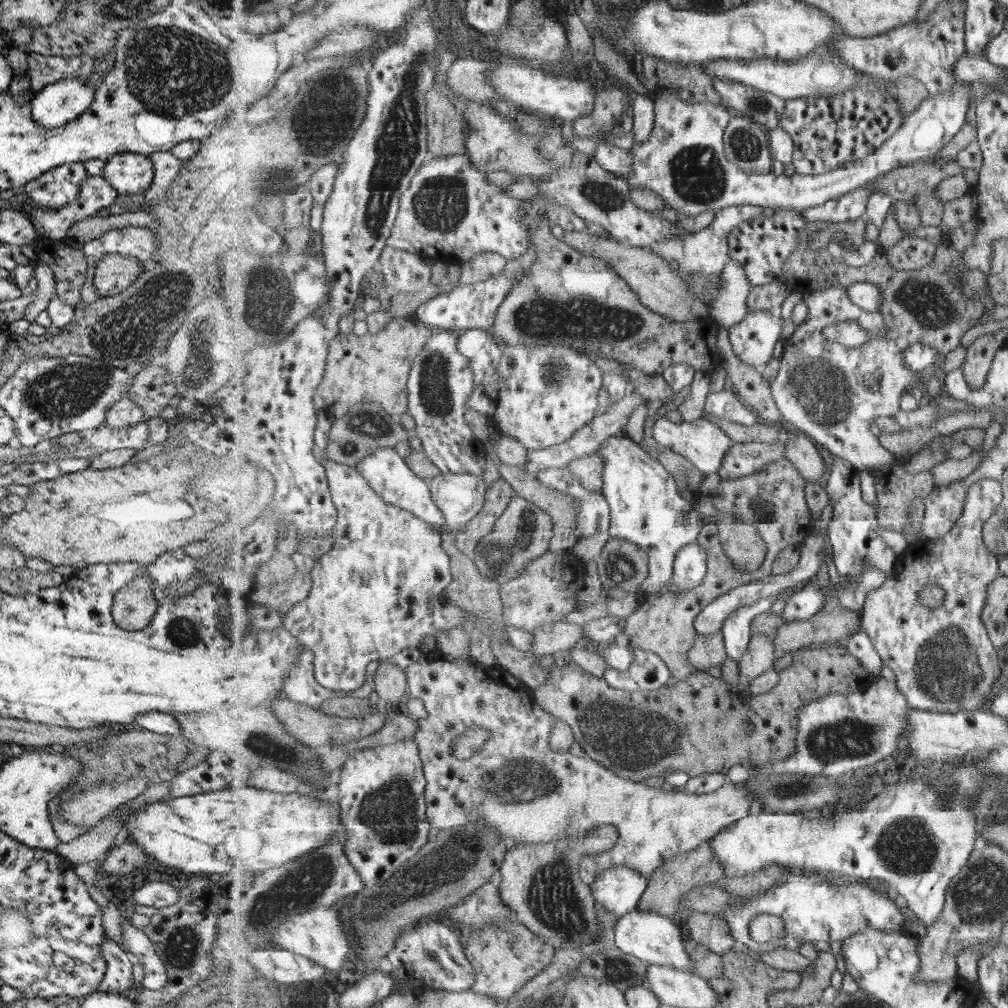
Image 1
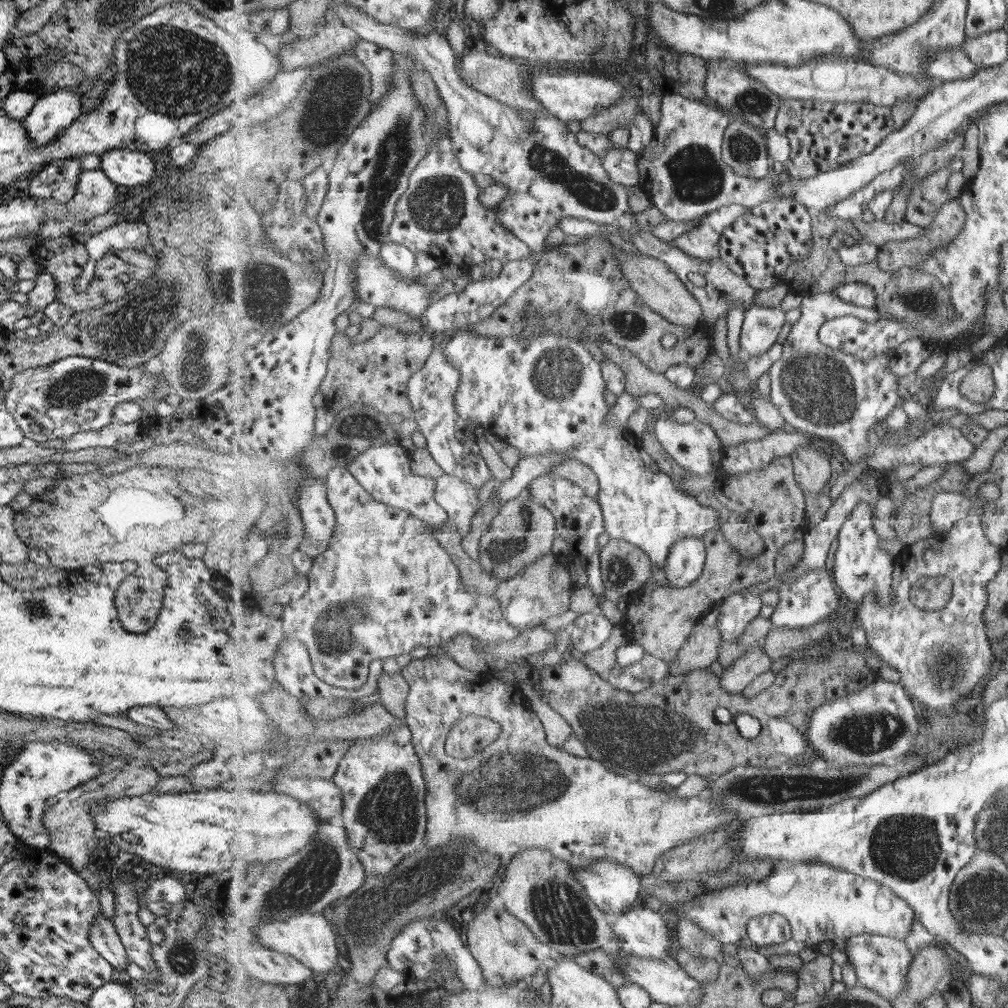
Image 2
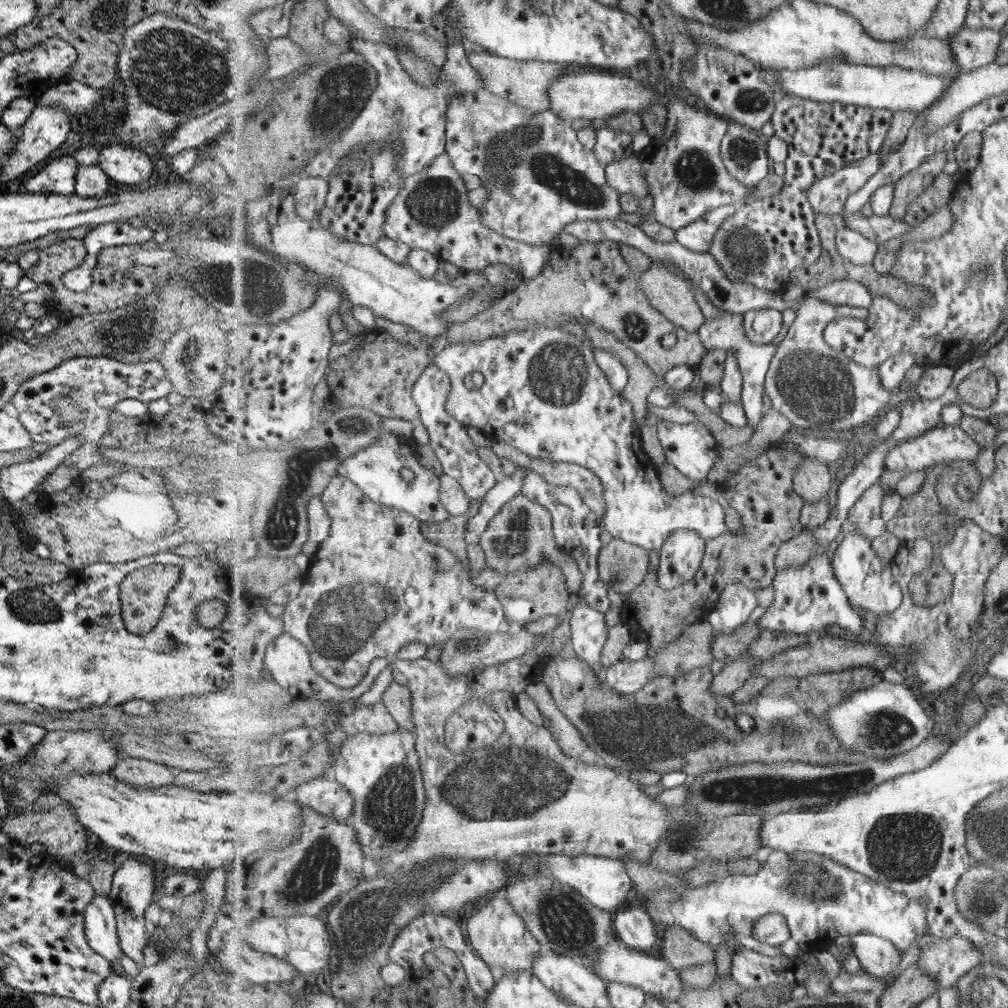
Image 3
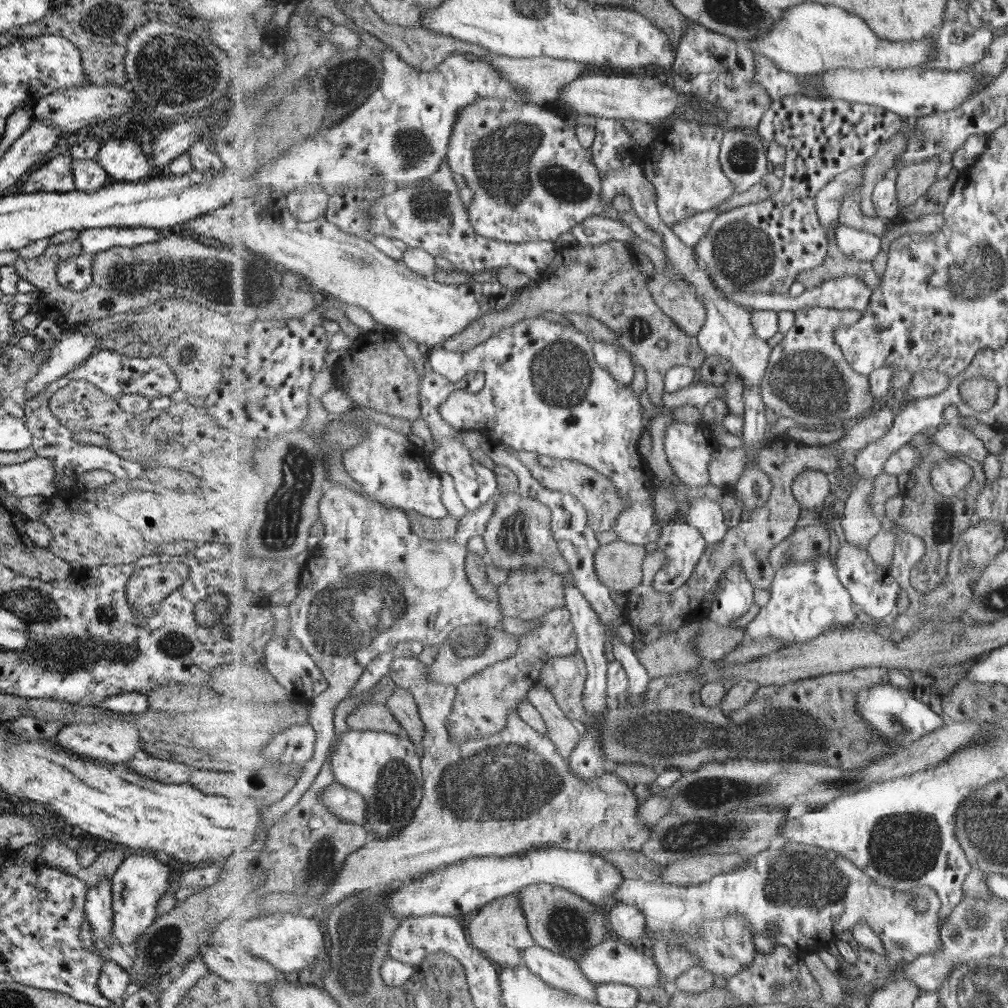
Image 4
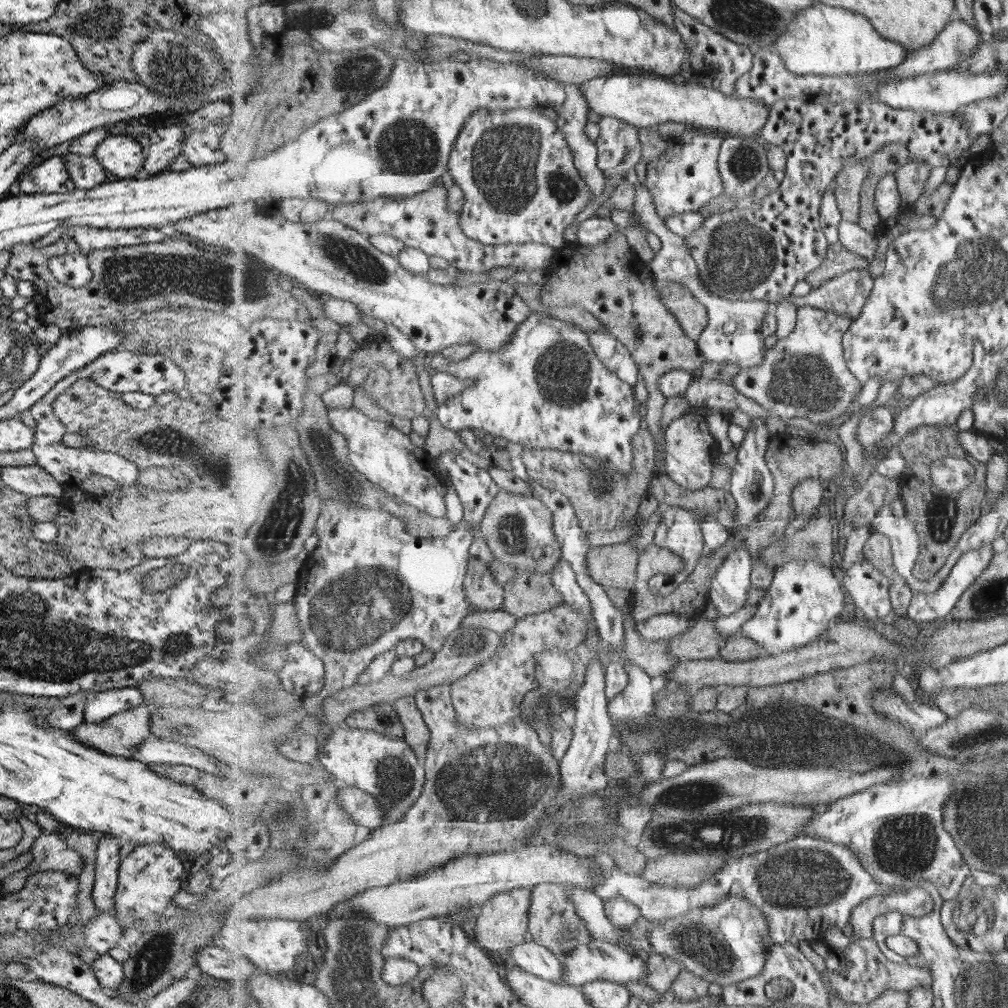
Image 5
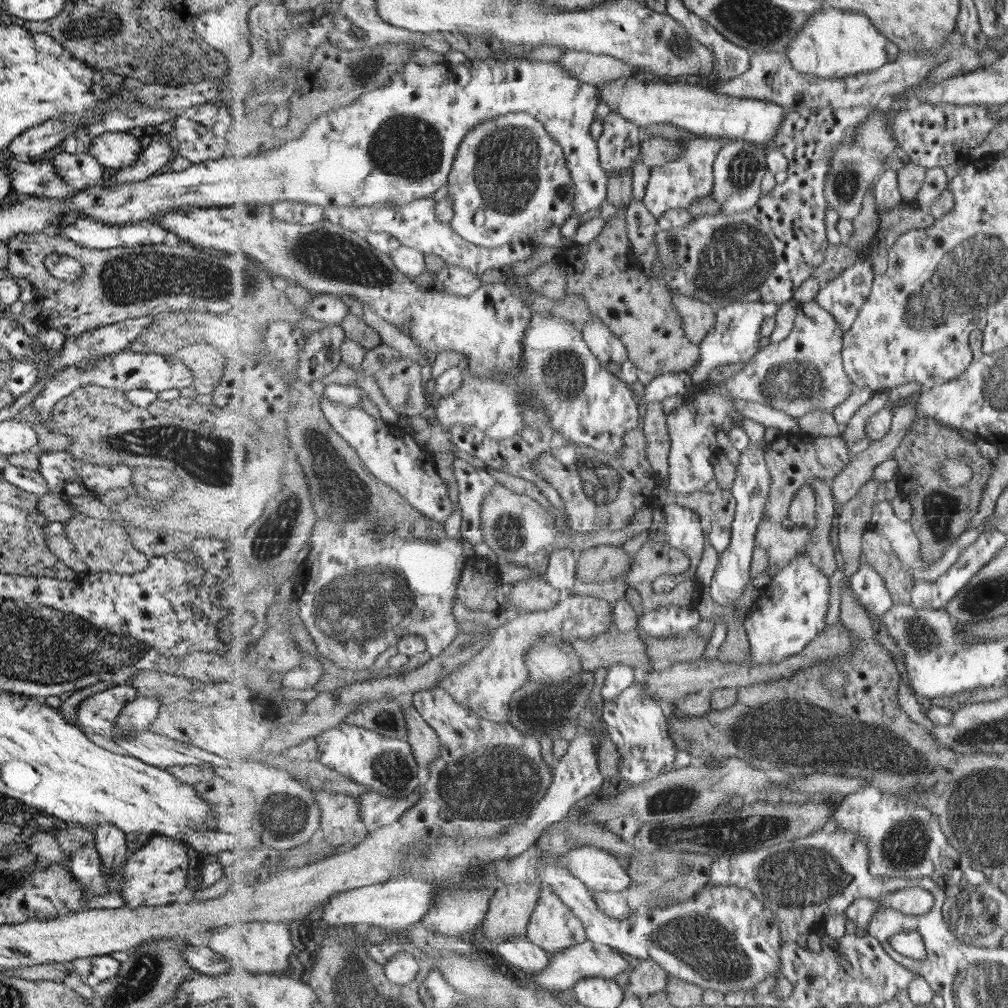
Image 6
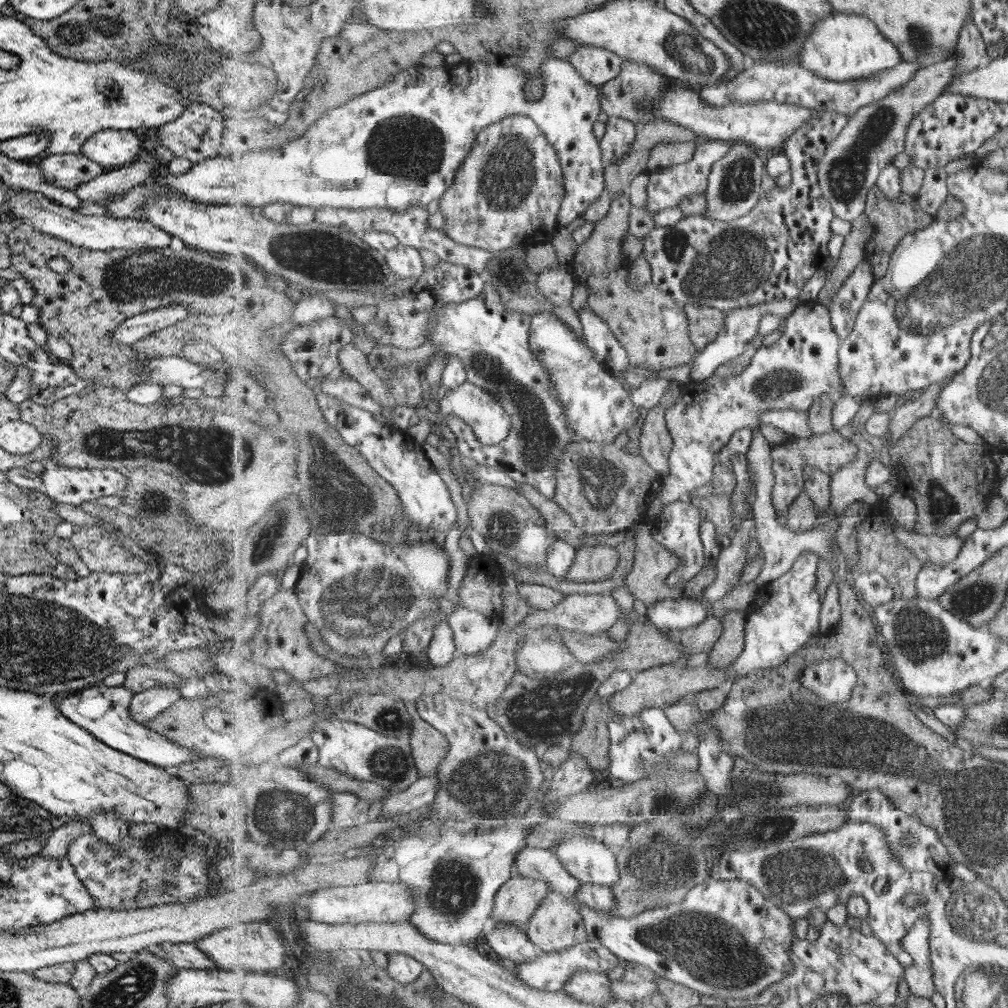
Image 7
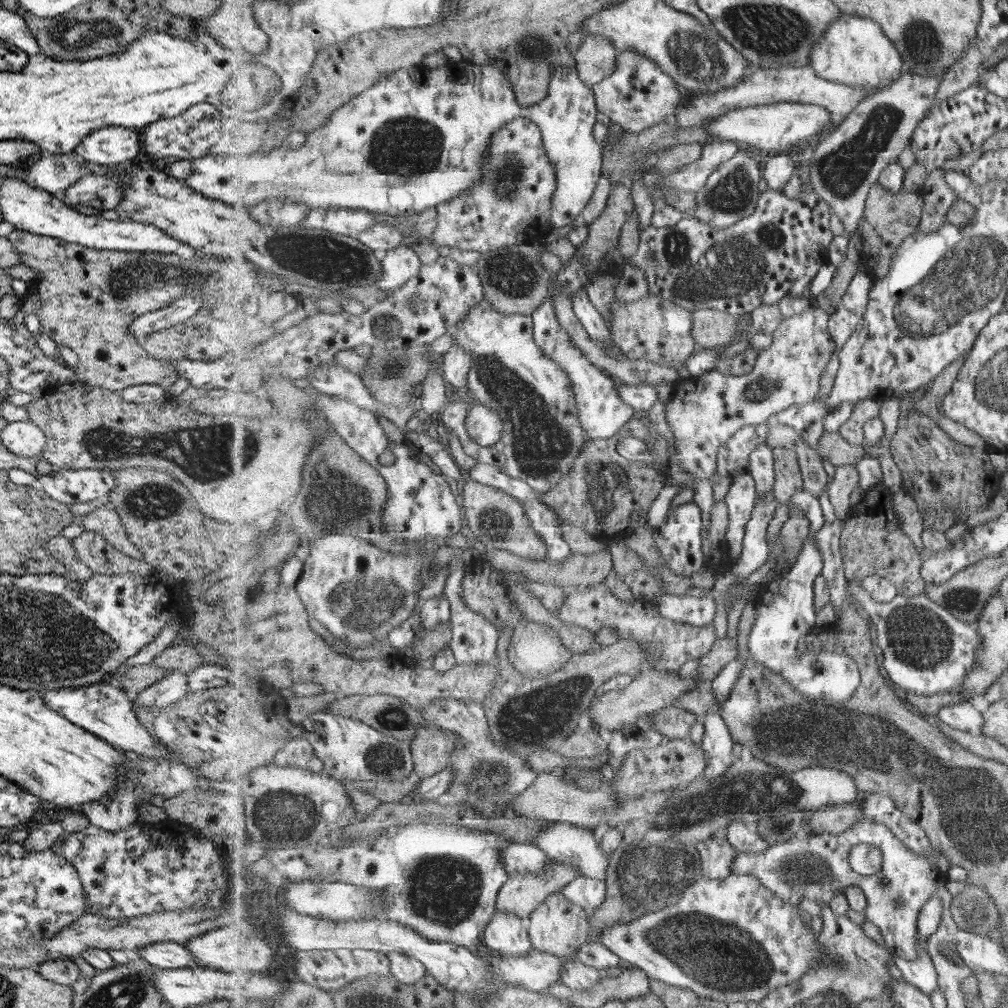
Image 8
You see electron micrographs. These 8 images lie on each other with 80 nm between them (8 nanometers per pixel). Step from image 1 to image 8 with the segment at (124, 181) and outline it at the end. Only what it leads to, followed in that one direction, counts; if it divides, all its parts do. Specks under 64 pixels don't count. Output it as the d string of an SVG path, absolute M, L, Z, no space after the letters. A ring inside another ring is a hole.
M104 126L81 139L73 154L86 162L111 166L131 160L139 152L138 132L121 126Z

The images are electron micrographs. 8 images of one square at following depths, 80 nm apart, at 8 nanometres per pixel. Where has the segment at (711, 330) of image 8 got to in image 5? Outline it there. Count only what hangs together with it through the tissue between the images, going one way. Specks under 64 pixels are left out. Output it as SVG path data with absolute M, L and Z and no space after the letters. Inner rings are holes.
M668 281L659 289L664 305L680 321L686 333L696 341L709 324L708 308L683 283Z

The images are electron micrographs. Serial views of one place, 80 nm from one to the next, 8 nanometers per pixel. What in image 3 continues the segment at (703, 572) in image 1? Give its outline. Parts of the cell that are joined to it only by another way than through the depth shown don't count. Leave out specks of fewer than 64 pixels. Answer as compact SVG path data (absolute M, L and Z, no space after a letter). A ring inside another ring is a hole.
M680 528L661 546L657 587L671 590L687 584L704 563L707 540L697 532Z

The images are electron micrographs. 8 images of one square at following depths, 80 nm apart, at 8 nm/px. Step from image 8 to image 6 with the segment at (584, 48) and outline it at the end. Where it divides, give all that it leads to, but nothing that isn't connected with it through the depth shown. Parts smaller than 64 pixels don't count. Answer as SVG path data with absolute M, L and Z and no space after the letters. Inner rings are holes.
M564 51L558 62L573 78L597 86L611 80L633 77L631 65L609 54Z

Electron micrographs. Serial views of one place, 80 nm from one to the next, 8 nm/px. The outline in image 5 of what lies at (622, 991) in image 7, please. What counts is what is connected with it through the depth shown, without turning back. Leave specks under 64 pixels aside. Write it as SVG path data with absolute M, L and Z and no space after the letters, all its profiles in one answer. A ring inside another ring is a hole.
M652 954L647 960L647 978L643 983L663 994L671 990L675 979L680 977L682 971L683 964L661 954Z

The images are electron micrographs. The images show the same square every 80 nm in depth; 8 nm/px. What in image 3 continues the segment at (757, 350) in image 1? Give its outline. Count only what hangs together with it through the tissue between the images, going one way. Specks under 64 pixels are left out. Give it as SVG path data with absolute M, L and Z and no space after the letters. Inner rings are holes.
M759 309L744 315L744 329L754 344L771 344L784 325L783 313L777 309Z

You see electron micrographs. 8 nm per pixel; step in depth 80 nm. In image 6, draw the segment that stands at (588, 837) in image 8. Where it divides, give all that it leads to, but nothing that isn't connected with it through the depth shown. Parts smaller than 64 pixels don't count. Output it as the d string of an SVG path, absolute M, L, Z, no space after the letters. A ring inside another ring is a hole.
M577 844L577 848L565 853L570 860L569 870L575 876L579 877L583 883L591 890L597 892L623 892L631 889L634 880L630 874L627 874L623 861L611 854L607 850L603 850L599 846L589 844Z

